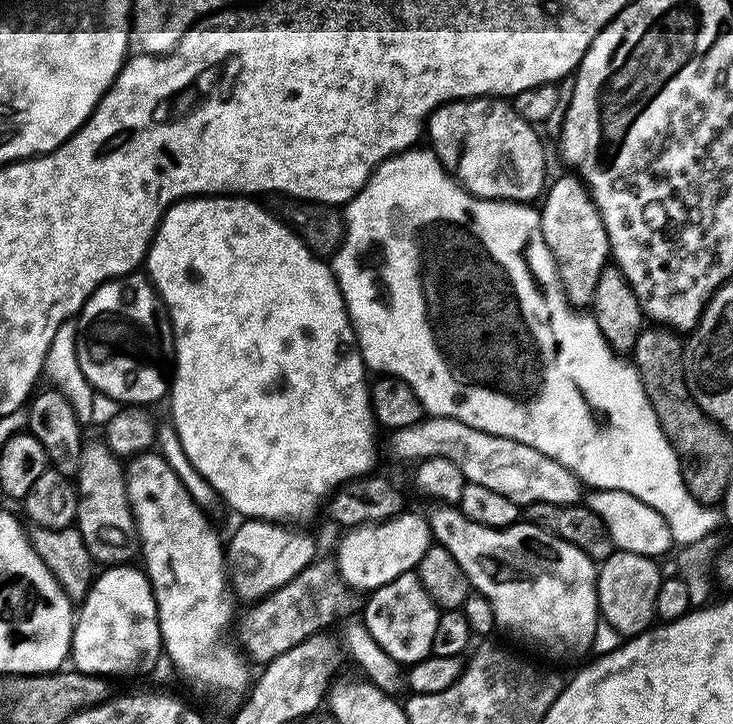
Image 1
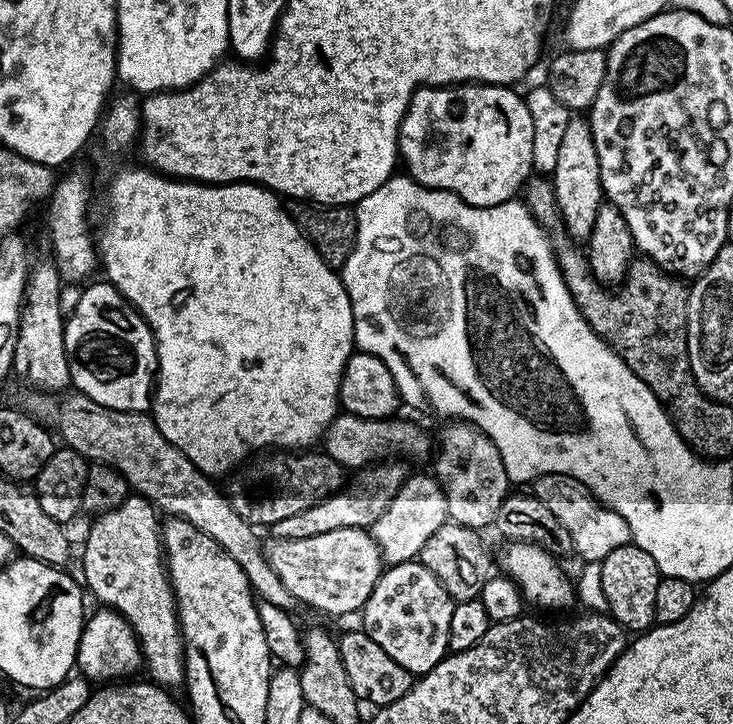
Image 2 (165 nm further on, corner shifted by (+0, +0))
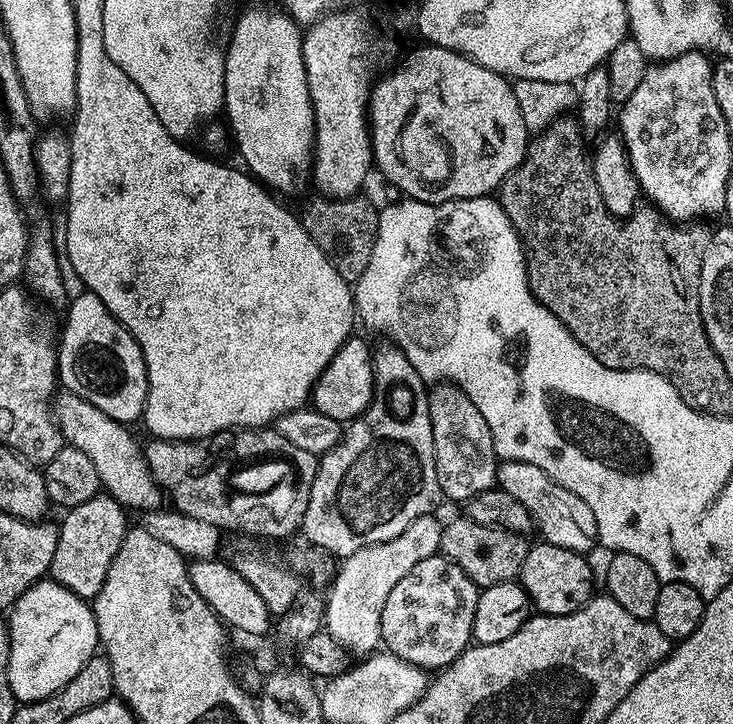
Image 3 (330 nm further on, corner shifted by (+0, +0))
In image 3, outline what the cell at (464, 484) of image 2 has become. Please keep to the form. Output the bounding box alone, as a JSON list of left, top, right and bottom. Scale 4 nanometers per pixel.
[428,382,498,502]

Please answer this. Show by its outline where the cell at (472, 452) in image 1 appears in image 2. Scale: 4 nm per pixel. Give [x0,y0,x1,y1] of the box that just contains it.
[322,414,434,470]

